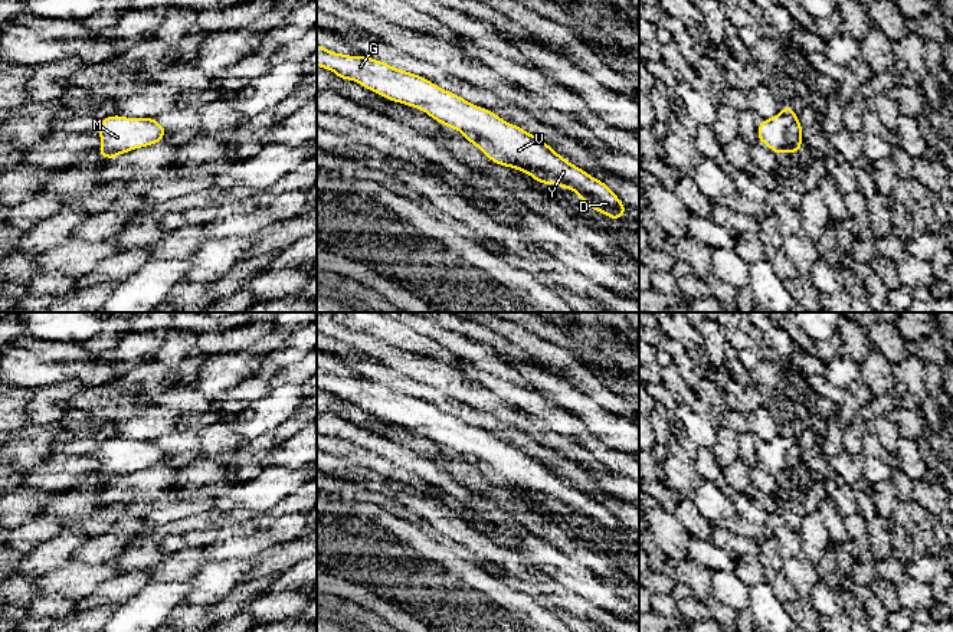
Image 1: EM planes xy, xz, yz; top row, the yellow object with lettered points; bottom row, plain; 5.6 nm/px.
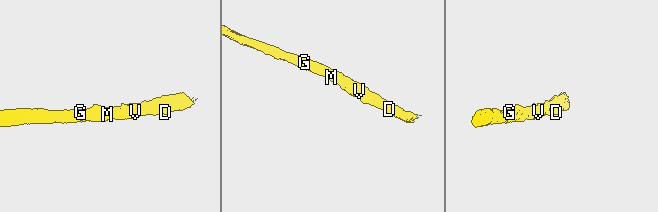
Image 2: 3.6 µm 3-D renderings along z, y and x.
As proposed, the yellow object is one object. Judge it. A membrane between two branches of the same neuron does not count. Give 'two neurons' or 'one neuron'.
one neuron

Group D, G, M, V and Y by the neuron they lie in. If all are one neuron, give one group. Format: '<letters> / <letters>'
D G M V Y

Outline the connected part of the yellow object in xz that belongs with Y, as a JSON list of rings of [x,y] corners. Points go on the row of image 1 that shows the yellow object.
[[[320,45],[317,66],[334,72],[340,79],[354,81],[387,101],[425,111],[435,121],[461,131],[495,164],[523,171],[541,184],[569,189],[613,222],[628,212],[602,180],[569,163],[537,135],[416,73],[367,56],[335,53]]]

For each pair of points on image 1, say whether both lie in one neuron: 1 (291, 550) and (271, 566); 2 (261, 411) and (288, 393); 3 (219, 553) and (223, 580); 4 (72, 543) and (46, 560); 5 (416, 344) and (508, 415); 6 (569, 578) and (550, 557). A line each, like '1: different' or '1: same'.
1: same
2: same
3: different
4: same
5: different
6: same

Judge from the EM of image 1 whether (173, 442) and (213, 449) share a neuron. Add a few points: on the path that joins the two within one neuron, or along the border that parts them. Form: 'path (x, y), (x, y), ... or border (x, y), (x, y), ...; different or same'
path (183, 442), (203, 442); same

